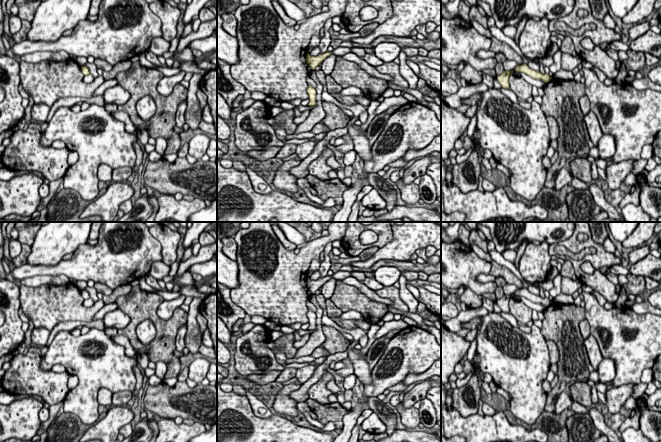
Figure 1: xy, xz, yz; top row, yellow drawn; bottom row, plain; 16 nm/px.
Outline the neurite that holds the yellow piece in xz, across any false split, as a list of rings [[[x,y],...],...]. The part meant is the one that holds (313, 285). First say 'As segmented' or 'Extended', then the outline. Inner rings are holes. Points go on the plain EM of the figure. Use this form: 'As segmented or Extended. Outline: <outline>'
As segmented. Outline: [[[325,276],[323,278],[319,278],[318,280],[311,280],[309,277],[306,279],[306,286],[311,291],[312,294],[315,294],[317,290],[319,290],[324,283],[332,279],[332,276]]]

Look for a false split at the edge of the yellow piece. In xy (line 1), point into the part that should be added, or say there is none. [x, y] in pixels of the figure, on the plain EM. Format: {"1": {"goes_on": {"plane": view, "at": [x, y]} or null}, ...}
{"1": {"goes_on": null}}

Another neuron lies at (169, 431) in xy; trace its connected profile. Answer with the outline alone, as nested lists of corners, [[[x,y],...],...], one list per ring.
[[[164,418],[158,421],[158,428],[159,434],[155,442],[189,442],[206,431],[204,424],[200,422],[176,424],[174,419]]]

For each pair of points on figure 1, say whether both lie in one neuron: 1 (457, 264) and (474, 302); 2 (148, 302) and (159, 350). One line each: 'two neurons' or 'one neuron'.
1: two neurons
2: one neuron

